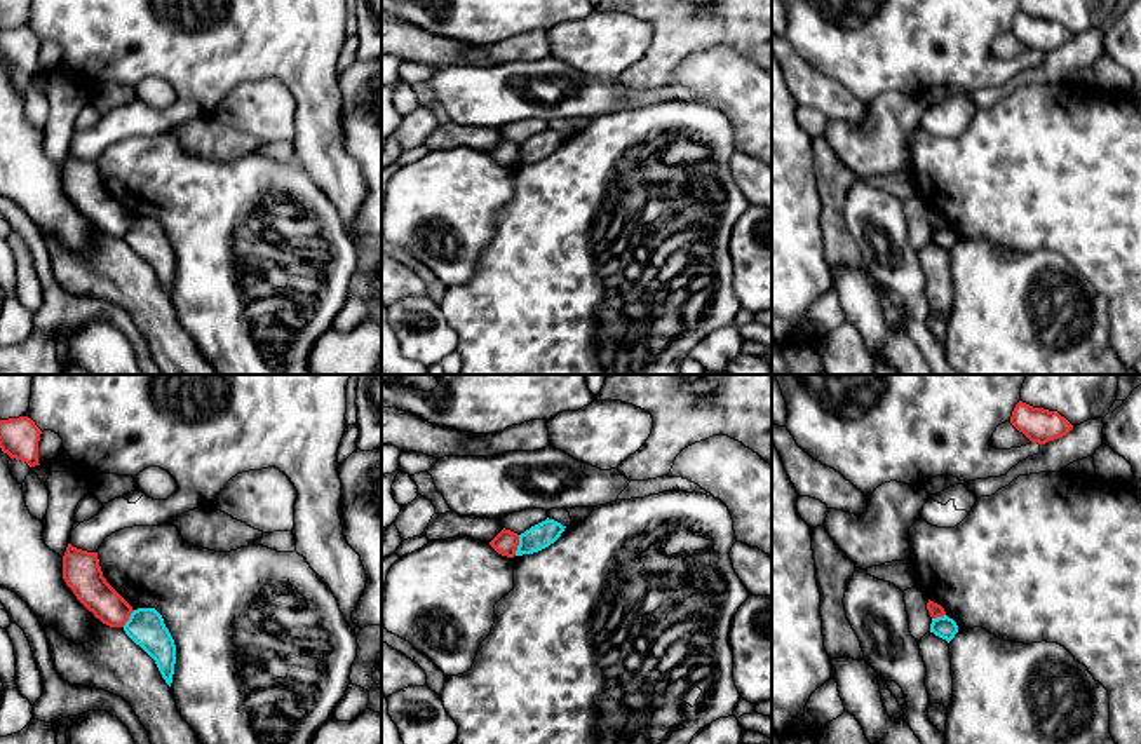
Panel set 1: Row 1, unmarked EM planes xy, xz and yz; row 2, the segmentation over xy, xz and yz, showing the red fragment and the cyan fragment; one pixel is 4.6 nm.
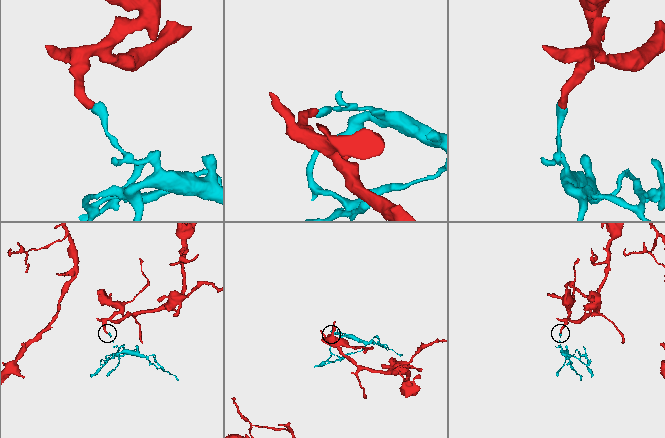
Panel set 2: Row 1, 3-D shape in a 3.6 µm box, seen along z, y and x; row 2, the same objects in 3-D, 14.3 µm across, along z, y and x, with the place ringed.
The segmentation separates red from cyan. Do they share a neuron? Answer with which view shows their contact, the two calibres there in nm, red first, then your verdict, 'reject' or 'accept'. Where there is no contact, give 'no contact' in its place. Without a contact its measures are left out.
meets red in xz; 110 nm thick on the red side, 120 nm on the other; reject

